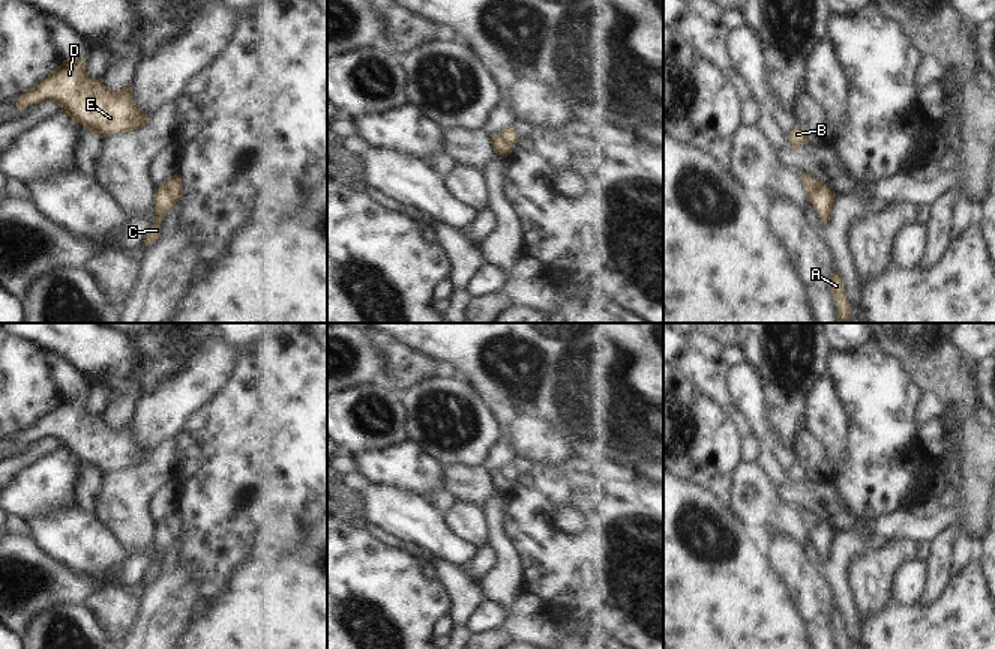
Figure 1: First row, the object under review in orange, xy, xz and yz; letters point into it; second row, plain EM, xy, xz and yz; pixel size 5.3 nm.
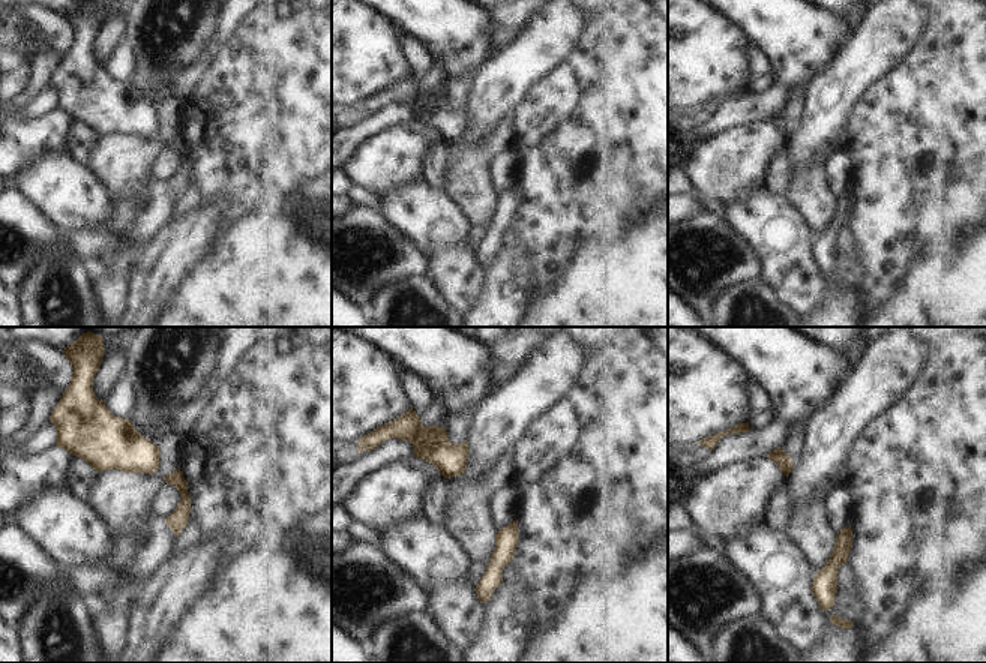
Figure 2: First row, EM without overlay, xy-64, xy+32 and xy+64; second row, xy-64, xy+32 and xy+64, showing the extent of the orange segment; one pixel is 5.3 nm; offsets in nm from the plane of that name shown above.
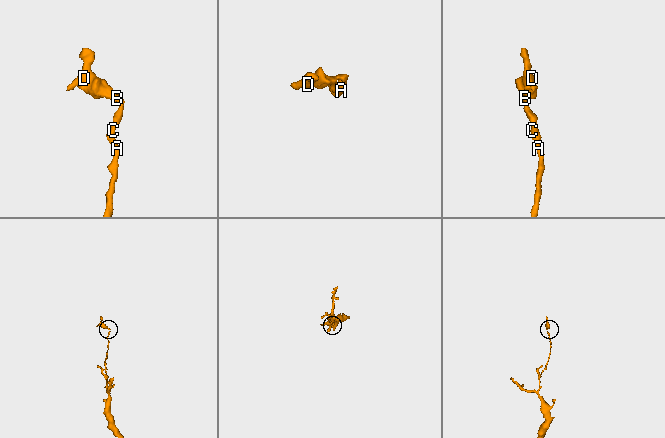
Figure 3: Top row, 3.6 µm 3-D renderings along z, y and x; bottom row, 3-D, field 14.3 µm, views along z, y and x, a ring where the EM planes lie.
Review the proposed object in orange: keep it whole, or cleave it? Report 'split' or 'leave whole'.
leave whole

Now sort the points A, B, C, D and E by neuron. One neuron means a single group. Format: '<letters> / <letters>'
A B C D E

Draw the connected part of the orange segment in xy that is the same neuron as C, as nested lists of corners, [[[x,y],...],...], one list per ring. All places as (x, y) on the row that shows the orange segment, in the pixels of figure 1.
[[[176,173],[171,179],[165,180],[159,188],[155,189],[155,215],[156,221],[149,231],[143,245],[155,243],[161,236],[161,221],[165,213],[182,200],[183,186],[179,174]]]

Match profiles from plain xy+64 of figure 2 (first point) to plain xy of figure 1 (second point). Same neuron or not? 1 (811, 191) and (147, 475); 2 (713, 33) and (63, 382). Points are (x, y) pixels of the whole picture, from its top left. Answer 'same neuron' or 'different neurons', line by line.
1: same neuron
2: different neurons

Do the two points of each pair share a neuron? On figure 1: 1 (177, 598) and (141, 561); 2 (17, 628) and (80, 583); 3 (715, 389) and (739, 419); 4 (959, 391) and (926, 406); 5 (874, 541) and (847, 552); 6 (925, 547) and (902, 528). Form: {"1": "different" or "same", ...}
{"1": "different", "2": "same", "3": "same", "4": "different", "5": "same", "6": "different"}

